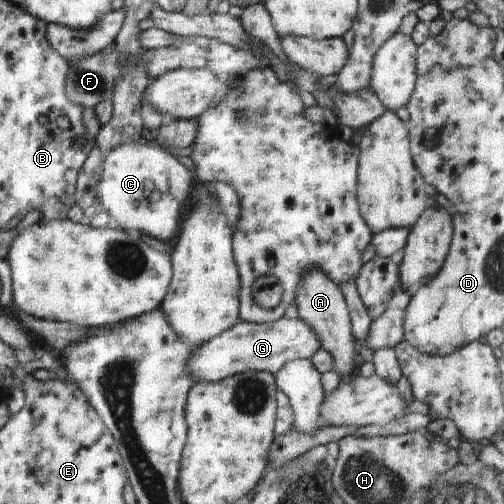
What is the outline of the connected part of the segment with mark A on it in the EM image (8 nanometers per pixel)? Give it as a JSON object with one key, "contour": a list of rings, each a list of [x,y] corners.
{"contour":[[[310,269],[304,274],[295,290],[294,300],[298,308],[298,316],[307,322],[321,342],[321,348],[327,350],[333,358],[335,372],[340,378],[350,378],[358,373],[355,356],[355,338],[351,329],[351,318],[340,287],[320,269]]]}

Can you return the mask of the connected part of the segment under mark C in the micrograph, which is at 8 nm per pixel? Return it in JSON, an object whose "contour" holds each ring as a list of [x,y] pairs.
{"contour":[[[148,138],[126,140],[117,144],[103,162],[97,186],[99,201],[116,220],[118,228],[136,229],[166,243],[180,230],[182,206],[188,204],[192,190],[191,172],[179,161]]]}

